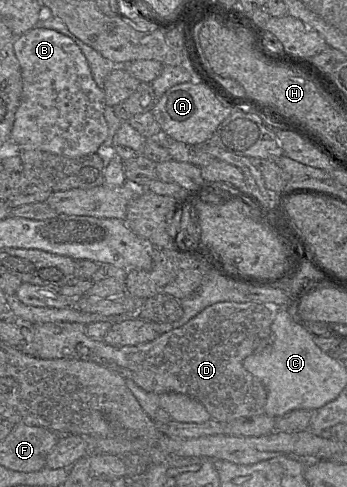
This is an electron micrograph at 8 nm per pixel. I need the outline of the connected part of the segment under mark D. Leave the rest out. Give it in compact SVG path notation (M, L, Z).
M248 301L248 302L217 302L214 303L205 309L203 309L200 313L198 313L195 317L190 319L187 323L183 326L173 329L169 332L159 335L156 339L139 344L136 346L123 346L123 347L114 347L108 345L103 340L97 341L93 340L86 334L86 325L77 322L54 322L54 323L39 323L39 324L22 324L21 325L21 332L24 335L25 341L23 342L22 346L22 353L38 357L41 359L77 359L77 360L84 360L94 362L99 364L103 367L111 369L117 373L119 373L125 379L133 380L139 387L144 389L147 392L153 392L158 395L166 392L177 392L189 395L199 402L201 402L209 414L211 415L211 419L214 419L221 423L228 423L234 419L246 417L246 416L257 416L265 414L265 404L267 400L267 390L262 382L253 376L250 372L248 372L244 366L243 361L244 359L258 351L261 351L269 344L269 337L271 334L271 324L274 320L274 311L275 308L256 301Z

